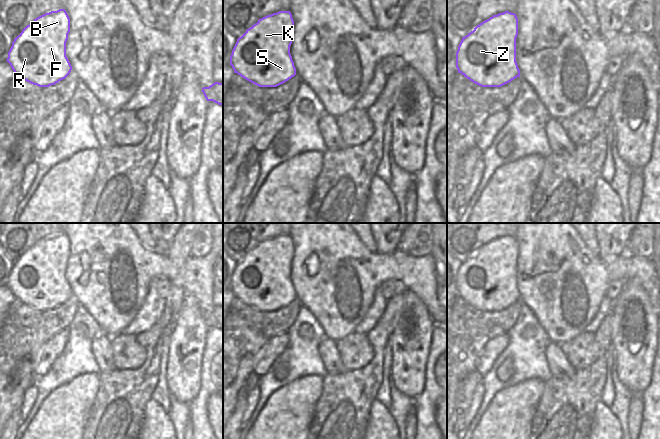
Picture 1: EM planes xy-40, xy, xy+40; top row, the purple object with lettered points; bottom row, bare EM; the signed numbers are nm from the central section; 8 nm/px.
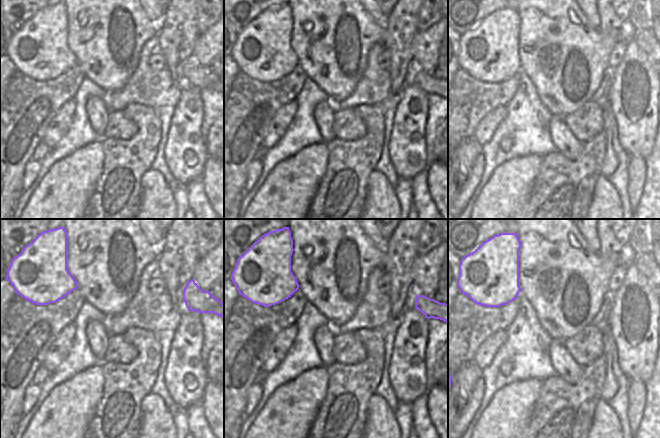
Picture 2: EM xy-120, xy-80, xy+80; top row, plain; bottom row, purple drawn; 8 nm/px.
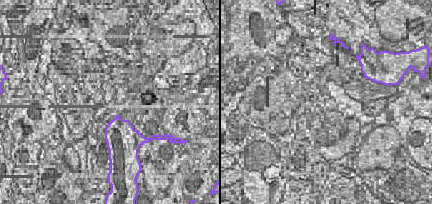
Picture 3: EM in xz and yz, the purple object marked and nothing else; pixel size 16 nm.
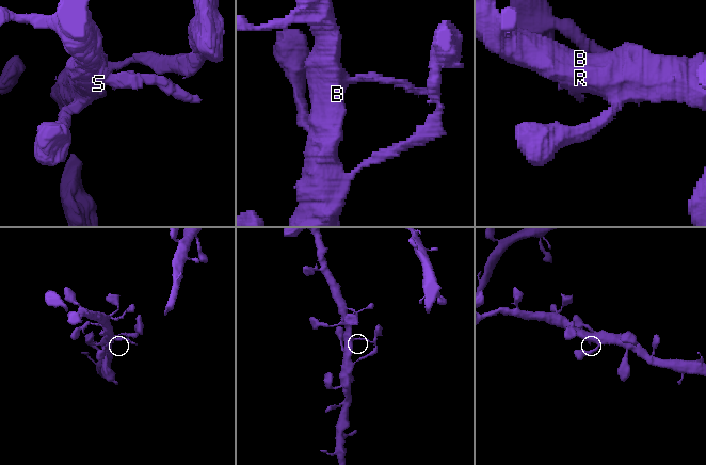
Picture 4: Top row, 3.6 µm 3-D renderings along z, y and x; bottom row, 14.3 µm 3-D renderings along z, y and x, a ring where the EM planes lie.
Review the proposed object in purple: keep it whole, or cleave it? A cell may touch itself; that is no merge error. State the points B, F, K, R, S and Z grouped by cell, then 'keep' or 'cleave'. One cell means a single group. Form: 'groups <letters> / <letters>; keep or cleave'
groups B F K R S Z; keep

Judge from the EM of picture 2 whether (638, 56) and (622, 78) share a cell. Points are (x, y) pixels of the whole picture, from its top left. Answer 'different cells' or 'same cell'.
same cell

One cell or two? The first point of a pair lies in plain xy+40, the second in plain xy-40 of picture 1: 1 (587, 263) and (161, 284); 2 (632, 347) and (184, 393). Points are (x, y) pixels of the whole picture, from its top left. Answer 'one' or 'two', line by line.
1: two
2: one

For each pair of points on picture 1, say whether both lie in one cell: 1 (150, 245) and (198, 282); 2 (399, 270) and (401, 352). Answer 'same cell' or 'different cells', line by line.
1: different cells
2: different cells

